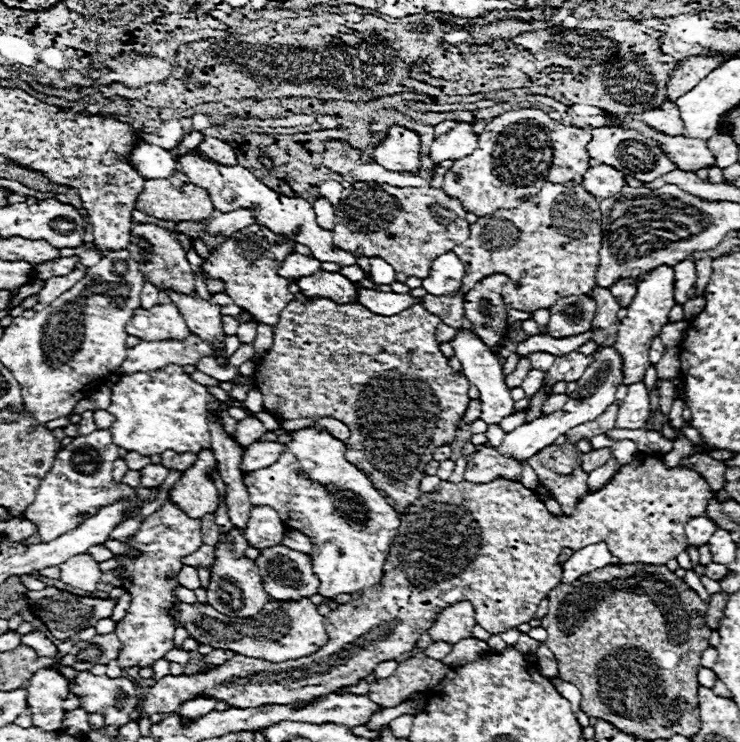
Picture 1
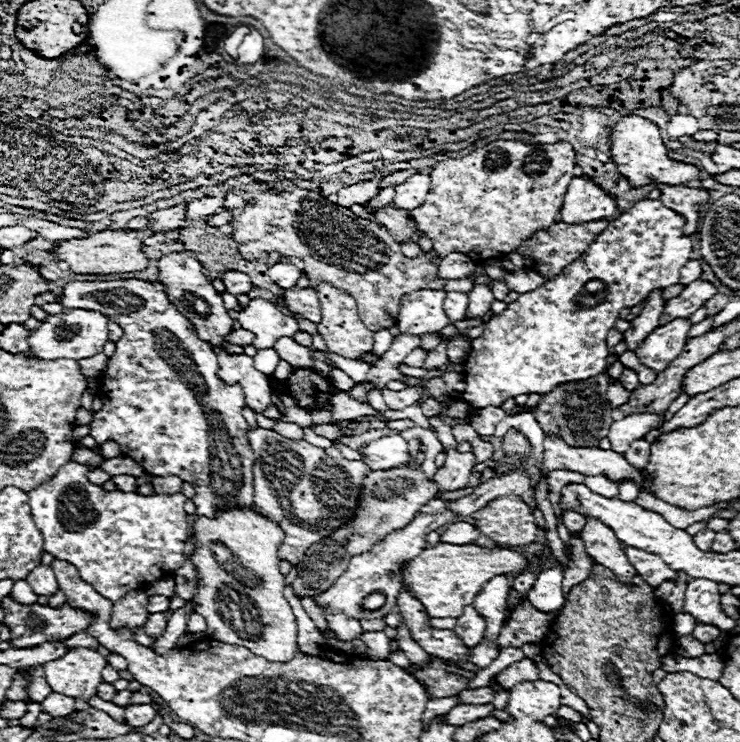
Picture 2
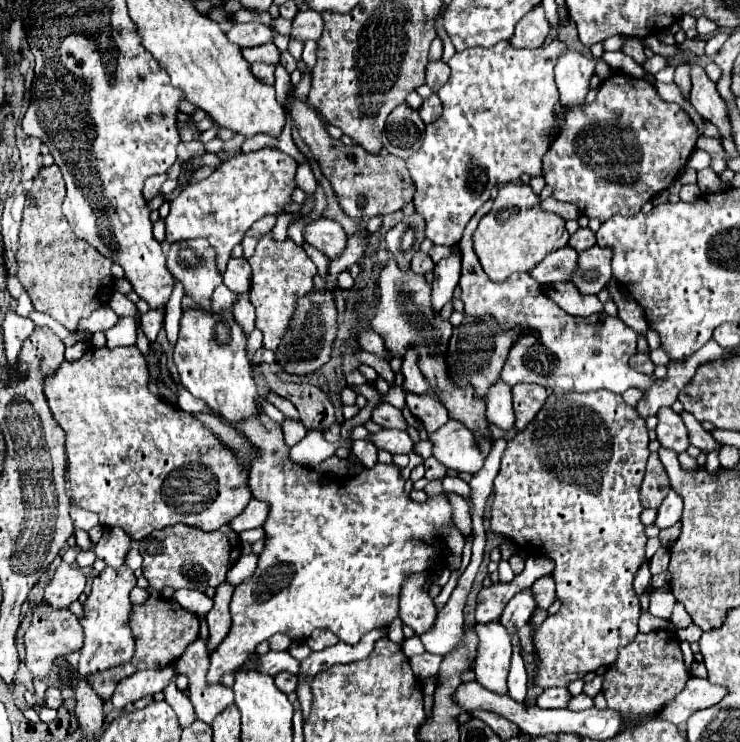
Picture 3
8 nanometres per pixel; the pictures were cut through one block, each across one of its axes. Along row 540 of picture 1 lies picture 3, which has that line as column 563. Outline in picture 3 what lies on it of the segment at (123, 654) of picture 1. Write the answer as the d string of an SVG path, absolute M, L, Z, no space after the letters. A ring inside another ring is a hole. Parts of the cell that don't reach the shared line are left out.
M610 76L600 84L592 104L568 112L564 130L550 146L550 152L546 152L546 160L542 160L542 172L546 184L554 188L552 196L556 200L572 202L578 206L580 214L606 222L614 214L638 214L644 202L664 192L686 168L686 162L696 148L696 140L698 132L688 114L678 104L662 100L654 84L644 78Z

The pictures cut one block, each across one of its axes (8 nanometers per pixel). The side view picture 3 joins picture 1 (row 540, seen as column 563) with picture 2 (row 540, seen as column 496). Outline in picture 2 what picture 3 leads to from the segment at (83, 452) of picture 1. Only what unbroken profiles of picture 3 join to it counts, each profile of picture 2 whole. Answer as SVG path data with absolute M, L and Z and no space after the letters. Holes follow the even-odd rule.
M66 462L54 478L40 484L36 490L28 492L32 502L32 520L38 530L44 534L44 552L52 554L58 560L74 564L84 578L92 584L104 598L116 602L124 598L130 590L144 588L154 580L160 580L184 564L184 546L190 536L190 526L186 522L188 514L184 512L186 496L176 494L126 494L126 492L108 492L102 486L96 486L88 480L88 472L94 470L92 464Z

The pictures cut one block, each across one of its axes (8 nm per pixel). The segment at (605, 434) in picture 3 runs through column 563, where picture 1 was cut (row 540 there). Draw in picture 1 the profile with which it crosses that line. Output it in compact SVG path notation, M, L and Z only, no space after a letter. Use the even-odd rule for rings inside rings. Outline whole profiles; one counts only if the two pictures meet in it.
M640 452L630 464L624 464L618 474L596 492L588 492L576 506L572 516L556 518L552 516L544 502L538 500L534 490L524 488L520 482L506 478L496 478L488 484L474 482L440 482L434 492L426 492L414 502L408 514L400 522L398 536L390 546L388 562L384 564L384 578L380 584L370 590L362 590L348 604L338 606L324 618L328 632L328 642L312 656L288 660L288 662L268 662L262 658L248 658L234 654L216 670L190 676L164 676L152 688L144 688L144 694L132 712L132 722L138 722L142 716L150 718L152 714L170 714L178 712L186 700L204 696L226 702L230 708L256 708L264 704L290 704L298 700L310 700L312 696L336 692L342 686L356 684L360 678L366 678L376 664L394 660L400 654L412 650L424 630L428 630L438 610L456 604L460 600L470 600L476 608L476 624L490 634L502 634L518 624L530 622L538 610L538 604L548 596L548 592L560 583L562 570L558 564L558 554L562 548L580 550L584 546L606 542L612 556L622 564L666 564L670 558L676 558L686 550L684 528L688 518L696 514L706 514L706 506L712 500L714 490L708 482L694 472L692 468L666 468L660 454Z

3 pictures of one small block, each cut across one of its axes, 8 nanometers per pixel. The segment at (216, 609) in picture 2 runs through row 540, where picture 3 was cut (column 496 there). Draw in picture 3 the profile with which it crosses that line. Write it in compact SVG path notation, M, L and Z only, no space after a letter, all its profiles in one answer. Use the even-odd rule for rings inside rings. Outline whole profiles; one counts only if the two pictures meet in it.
M506 184L498 190L492 210L480 220L472 246L492 282L504 282L514 272L528 272L550 252L568 246L564 218L540 208L540 198L526 184Z

